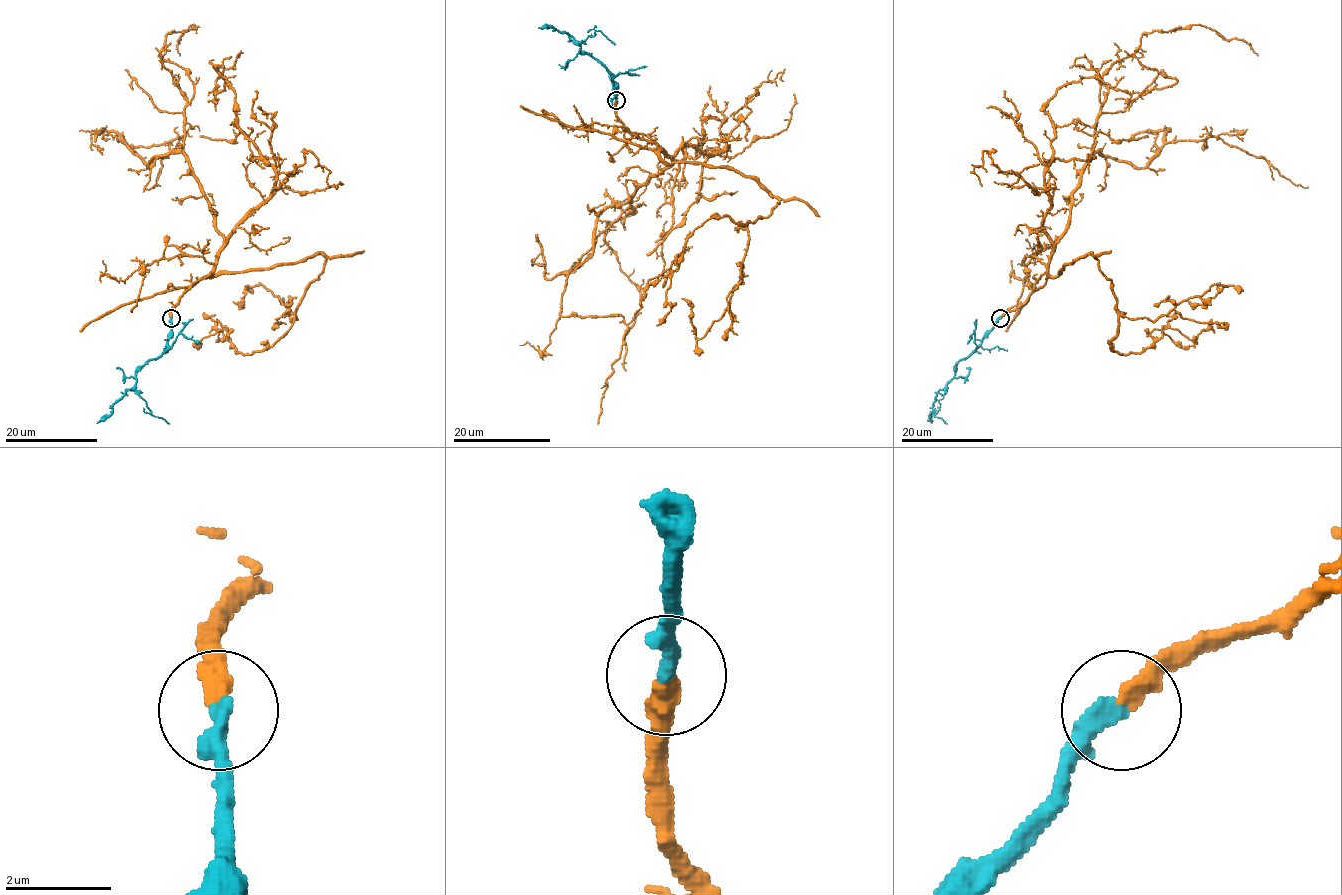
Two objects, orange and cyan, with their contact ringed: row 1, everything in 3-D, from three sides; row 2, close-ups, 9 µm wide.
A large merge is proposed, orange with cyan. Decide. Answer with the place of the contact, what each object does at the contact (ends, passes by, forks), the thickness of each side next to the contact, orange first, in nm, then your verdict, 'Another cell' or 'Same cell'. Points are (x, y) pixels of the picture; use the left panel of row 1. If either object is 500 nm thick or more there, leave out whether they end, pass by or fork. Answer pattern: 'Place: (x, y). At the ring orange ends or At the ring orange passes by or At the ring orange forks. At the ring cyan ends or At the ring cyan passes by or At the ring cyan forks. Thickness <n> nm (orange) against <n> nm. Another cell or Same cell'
Place: (171, 318). At the ring orange ends. At the ring cyan ends. Thickness 400 nm (orange) against 360 nm. Same cell

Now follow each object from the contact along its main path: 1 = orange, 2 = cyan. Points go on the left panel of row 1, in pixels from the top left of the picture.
1: (170, 317), (212, 271), (224, 237), (182, 153), (148, 167), (118, 139), (151, 147), (181, 137), (153, 186)
2: (170, 317), (168, 347), (155, 359), (151, 359), (136, 377), (136, 391), (152, 415), (169, 424)

